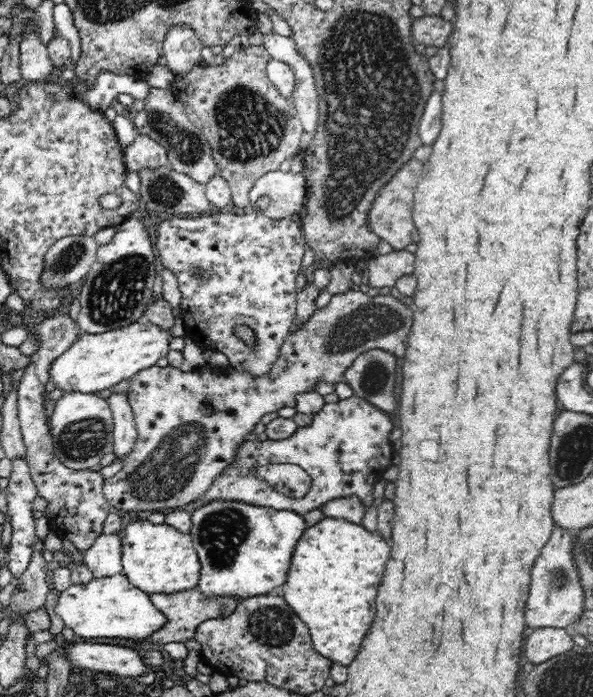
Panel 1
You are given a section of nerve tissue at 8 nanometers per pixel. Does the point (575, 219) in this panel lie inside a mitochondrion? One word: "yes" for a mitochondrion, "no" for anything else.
no

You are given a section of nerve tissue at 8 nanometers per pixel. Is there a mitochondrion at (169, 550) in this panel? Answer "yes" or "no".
no

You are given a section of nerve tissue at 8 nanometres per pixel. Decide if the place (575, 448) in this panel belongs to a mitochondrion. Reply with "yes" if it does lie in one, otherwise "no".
yes

